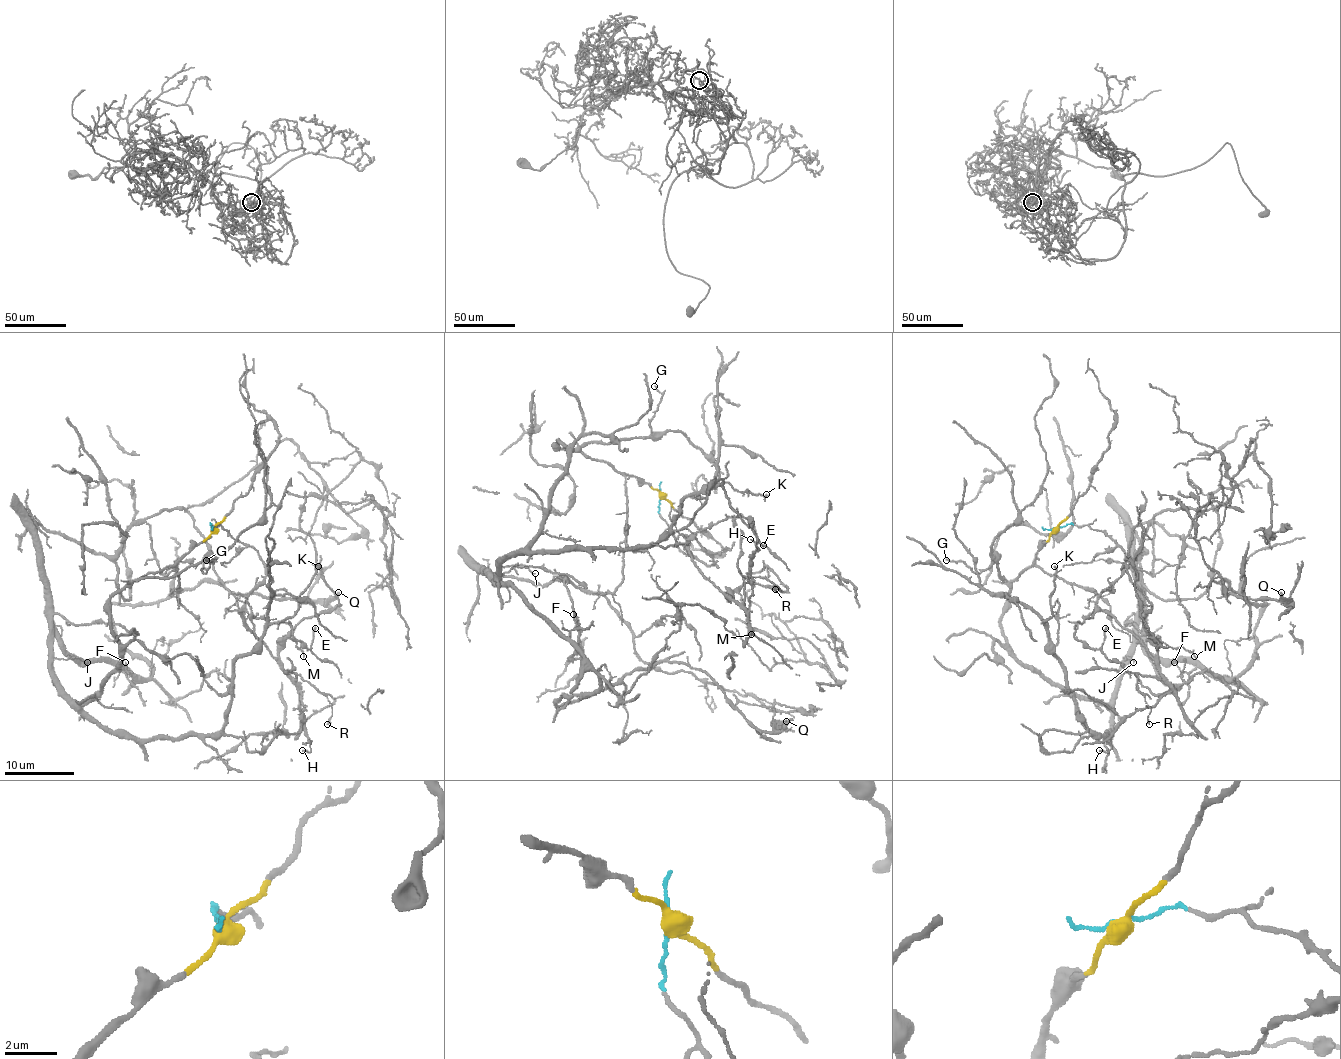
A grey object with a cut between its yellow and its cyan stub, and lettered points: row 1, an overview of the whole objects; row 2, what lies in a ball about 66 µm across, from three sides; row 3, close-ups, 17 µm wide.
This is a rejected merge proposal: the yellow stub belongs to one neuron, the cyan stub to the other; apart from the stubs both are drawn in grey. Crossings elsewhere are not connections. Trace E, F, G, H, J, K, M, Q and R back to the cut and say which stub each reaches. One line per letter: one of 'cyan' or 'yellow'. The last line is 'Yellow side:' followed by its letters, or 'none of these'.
E: cyan
F: yellow
G: yellow
H: cyan
J: yellow
K: yellow
M: cyan
Q: yellow
R: cyan
Yellow side: F, G, J, K, Q

